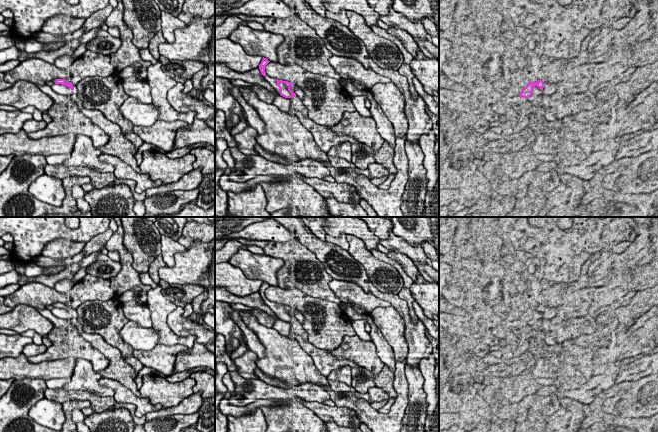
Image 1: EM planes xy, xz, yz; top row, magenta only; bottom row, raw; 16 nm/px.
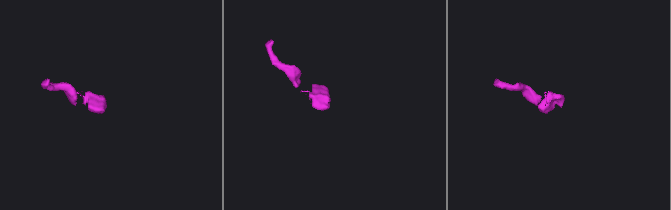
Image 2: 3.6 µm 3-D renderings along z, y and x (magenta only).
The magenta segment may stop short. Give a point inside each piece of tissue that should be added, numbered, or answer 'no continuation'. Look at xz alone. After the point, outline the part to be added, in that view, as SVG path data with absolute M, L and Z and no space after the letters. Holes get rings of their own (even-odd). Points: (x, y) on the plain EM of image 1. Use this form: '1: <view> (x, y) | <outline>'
1: xz (270, 304) | M267 298L264 300L265 304L276 314L276 316L280 319L280 312L277 309L277 304L268 300Z

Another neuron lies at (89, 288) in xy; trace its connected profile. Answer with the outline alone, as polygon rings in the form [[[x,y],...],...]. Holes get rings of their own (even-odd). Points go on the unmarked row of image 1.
[[[89,274],[74,284],[66,294],[71,298],[67,305],[74,310],[86,301],[108,301],[116,297],[110,286],[110,279]]]

